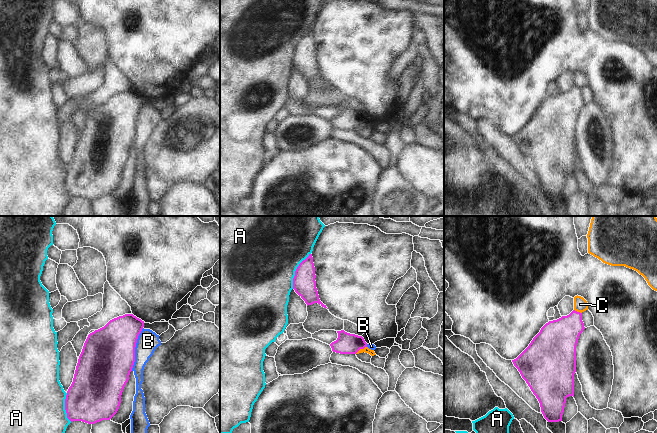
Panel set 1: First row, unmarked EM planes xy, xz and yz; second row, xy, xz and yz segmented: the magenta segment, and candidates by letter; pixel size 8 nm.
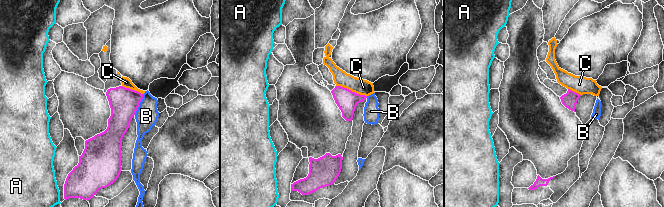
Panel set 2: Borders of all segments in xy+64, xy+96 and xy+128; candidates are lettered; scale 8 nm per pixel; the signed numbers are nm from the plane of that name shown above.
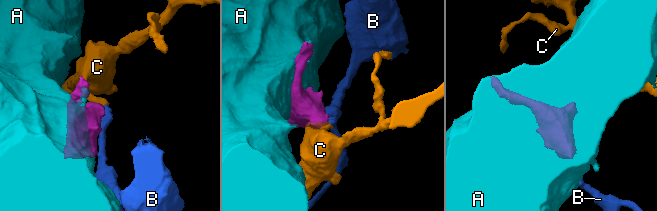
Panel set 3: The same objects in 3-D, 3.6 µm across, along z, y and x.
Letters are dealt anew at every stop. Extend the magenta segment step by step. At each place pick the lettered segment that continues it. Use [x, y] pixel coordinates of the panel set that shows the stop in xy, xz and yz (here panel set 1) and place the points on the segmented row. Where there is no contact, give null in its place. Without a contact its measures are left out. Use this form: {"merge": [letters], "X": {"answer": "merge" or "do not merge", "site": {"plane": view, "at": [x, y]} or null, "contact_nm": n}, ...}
{"merge": [], "A": {"answer": "do not merge", "site": {"plane": "xz", "at": [295, 271]}, "contact_nm": 320}, "B": {"answer": "do not merge", "site": {"plane": "xy", "at": [134, 349]}, "contact_nm": 360}, "C": {"answer": "do not merge", "site": {"plane": "xz", "at": [360, 348]}, "contact_nm": 110}}

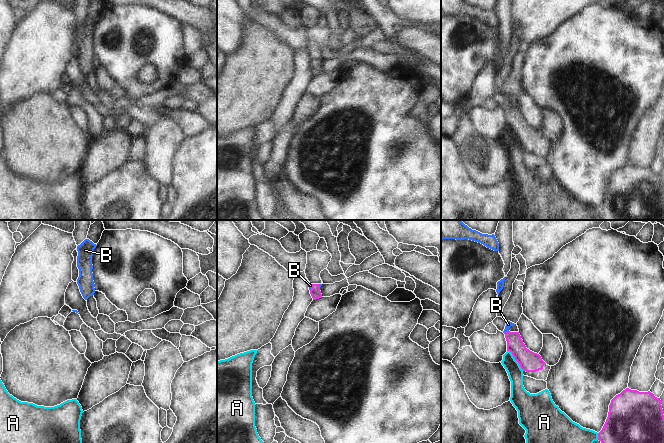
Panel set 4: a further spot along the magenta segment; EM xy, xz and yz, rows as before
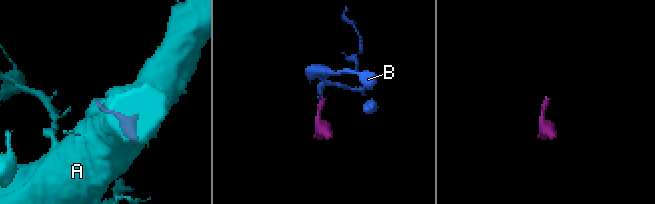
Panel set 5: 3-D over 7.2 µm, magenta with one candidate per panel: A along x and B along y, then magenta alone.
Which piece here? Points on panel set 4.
{"merge": ["B"], "A": {"answer": "do not merge", "site": {"plane": "yz", "at": [515, 359]}, "contact_nm": 220}, "B": {"answer": "merge", "site": {"plane": "yz", "at": [507, 331]}, "contact_nm": 50}}

